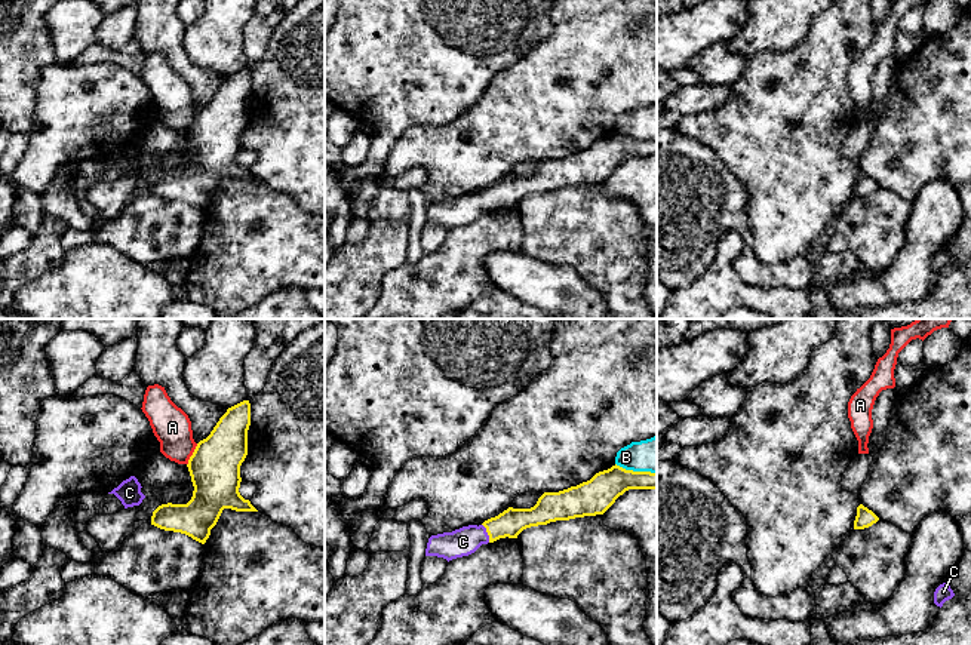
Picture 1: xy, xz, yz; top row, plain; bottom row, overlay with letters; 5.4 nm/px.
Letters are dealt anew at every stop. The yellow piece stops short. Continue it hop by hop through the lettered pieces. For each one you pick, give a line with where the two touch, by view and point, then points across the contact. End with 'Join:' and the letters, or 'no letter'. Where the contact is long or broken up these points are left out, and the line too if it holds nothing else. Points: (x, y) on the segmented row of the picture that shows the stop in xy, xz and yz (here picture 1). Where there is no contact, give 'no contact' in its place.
C: contact xz (486, 531); way xz (510, 522), (486, 531), (463, 541)
Join: C

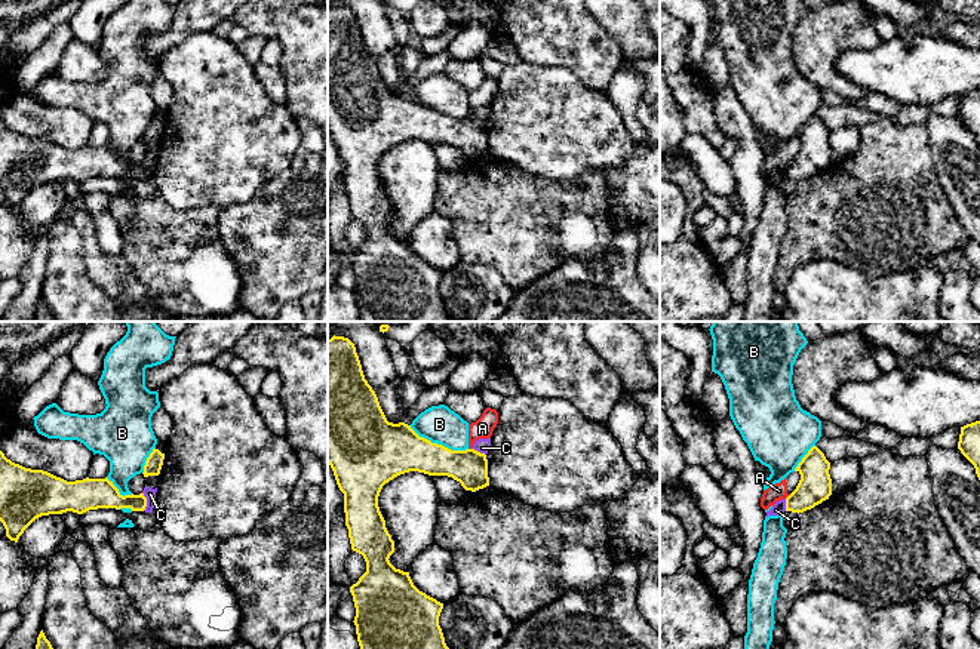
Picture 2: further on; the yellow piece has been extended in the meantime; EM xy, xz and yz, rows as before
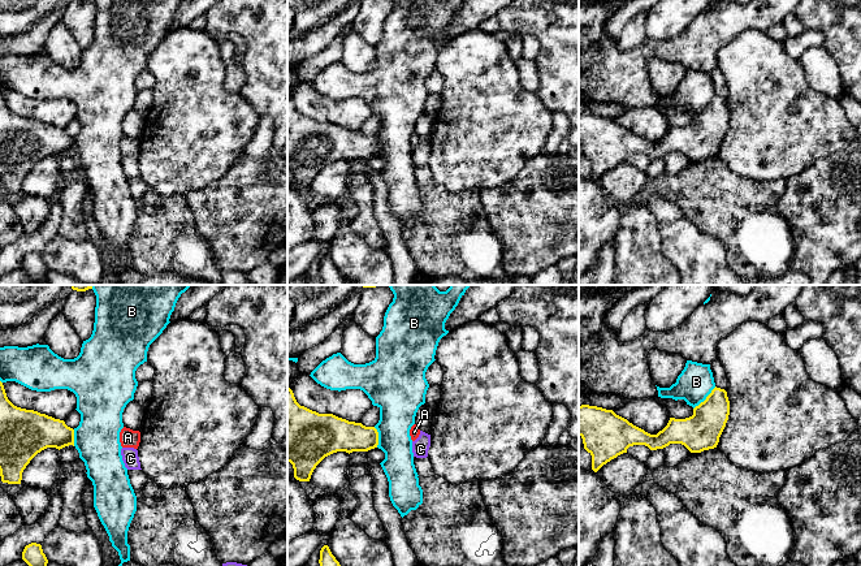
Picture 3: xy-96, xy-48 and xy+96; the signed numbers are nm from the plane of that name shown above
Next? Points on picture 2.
Join: no letter

